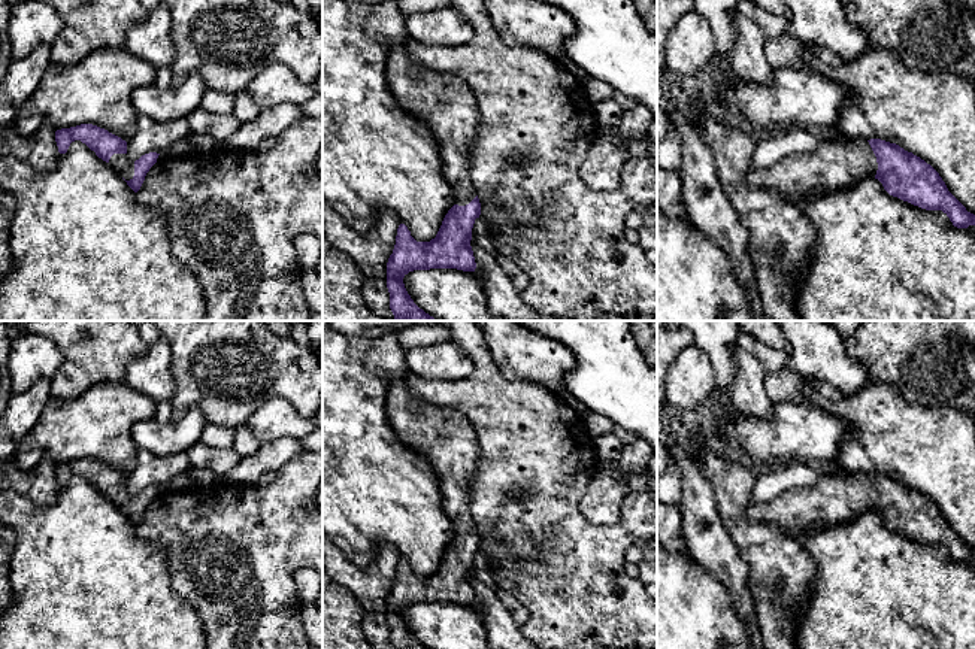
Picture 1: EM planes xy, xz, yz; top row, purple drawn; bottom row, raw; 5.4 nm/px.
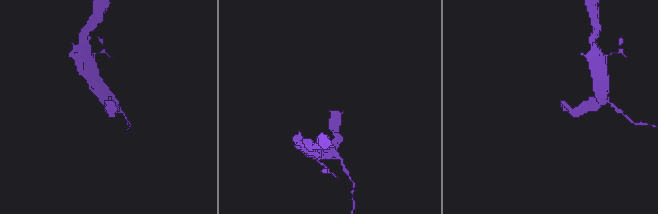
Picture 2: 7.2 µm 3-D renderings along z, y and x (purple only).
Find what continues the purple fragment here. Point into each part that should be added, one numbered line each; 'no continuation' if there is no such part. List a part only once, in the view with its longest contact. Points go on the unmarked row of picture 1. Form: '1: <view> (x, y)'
1: yz (832, 499)

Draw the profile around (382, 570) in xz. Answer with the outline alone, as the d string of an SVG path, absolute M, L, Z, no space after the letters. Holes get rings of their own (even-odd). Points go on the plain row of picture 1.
M323 533L323 570L358 600L364 612L364 636L378 649L393 649L387 622L387 597L400 558L393 546L382 545L376 559L360 568Z

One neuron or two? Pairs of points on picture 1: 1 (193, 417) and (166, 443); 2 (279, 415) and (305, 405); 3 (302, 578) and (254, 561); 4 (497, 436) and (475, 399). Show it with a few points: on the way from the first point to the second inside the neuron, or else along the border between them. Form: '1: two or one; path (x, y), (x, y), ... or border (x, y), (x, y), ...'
1: one; path (187, 422), (172, 437)
2: two; border (259, 408), (272, 397), (284, 397), (306, 418)
3: two; border (306, 567), (293, 575), (296, 593), (302, 604)
4: one; path (497, 425), (497, 418), (486, 406)

